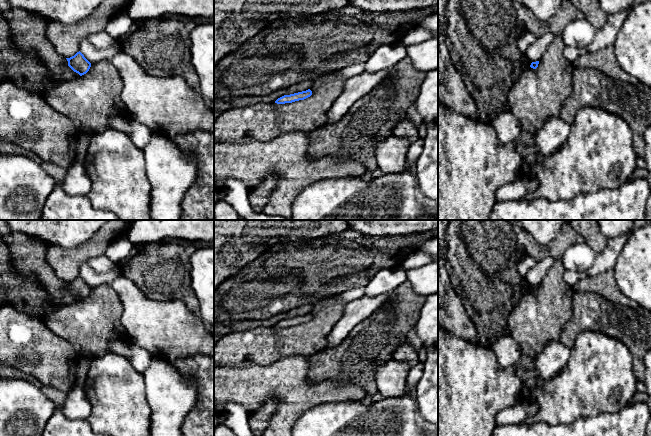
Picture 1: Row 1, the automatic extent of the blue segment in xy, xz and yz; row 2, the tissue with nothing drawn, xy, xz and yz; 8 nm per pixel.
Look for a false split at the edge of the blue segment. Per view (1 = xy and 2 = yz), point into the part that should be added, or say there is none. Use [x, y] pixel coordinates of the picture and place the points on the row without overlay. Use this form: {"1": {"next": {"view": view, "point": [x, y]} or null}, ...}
{"1": {"next": null}, "2": {"next": null}}

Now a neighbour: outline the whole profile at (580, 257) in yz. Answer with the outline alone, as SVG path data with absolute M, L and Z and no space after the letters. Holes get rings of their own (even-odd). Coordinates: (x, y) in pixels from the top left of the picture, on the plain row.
M578 243L567 248L562 254L566 271L585 271L593 266L596 253L586 244Z

